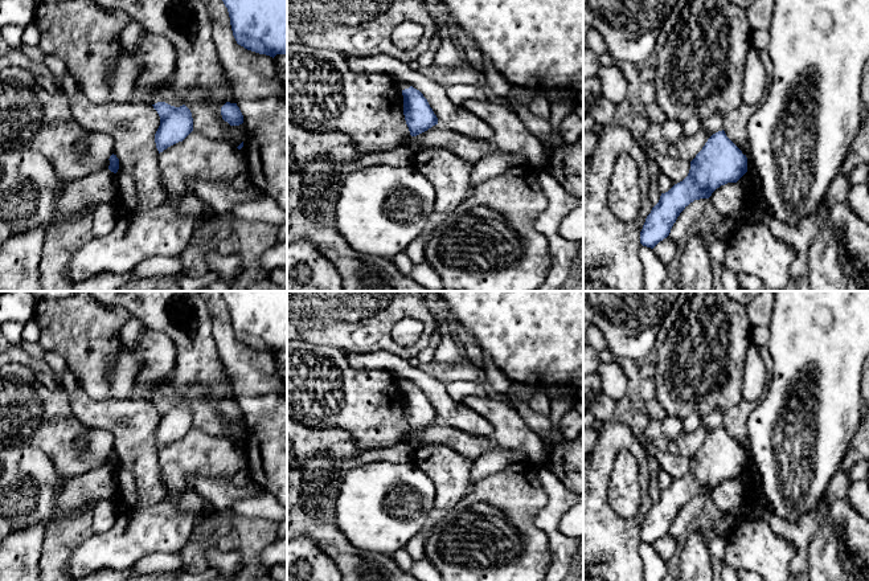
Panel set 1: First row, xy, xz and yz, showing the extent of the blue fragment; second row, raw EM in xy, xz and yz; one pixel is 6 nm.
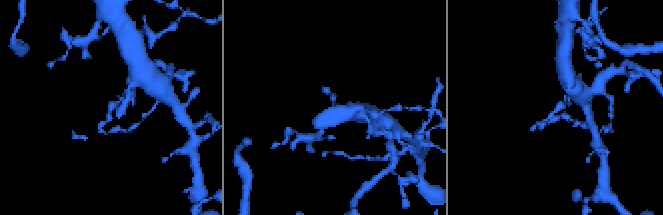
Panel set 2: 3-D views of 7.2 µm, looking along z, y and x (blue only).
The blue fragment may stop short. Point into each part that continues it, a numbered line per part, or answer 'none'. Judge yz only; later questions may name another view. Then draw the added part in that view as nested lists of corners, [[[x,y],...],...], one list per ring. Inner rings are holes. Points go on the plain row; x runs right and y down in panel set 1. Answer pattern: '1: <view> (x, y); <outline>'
none

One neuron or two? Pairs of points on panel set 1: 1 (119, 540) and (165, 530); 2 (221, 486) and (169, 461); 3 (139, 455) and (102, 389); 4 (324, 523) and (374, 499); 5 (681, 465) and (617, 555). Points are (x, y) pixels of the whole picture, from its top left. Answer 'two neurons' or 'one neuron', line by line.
1: one neuron
2: two neurons
3: two neurons
4: two neurons
5: two neurons

